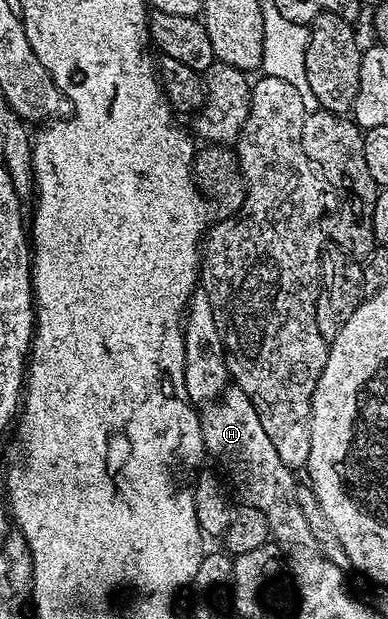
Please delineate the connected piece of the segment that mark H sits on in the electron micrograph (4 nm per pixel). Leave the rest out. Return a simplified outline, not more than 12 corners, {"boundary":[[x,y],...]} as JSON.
{"boundary":[[238,387],[202,410],[204,450],[283,547],[317,539],[257,407]]}

